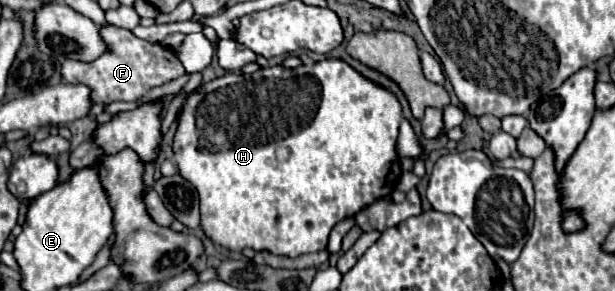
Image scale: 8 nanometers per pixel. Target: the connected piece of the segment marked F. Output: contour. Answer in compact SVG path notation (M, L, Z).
M105 26L101 28L101 38L111 46L109 54L103 54L91 64L85 64L79 60L65 60L63 70L61 70L65 82L89 86L93 90L91 98L97 104L135 102L143 98L147 90L155 86L163 86L185 74L185 68L173 50L161 44L149 44L145 40L139 40L129 30L117 28L117 26Z

